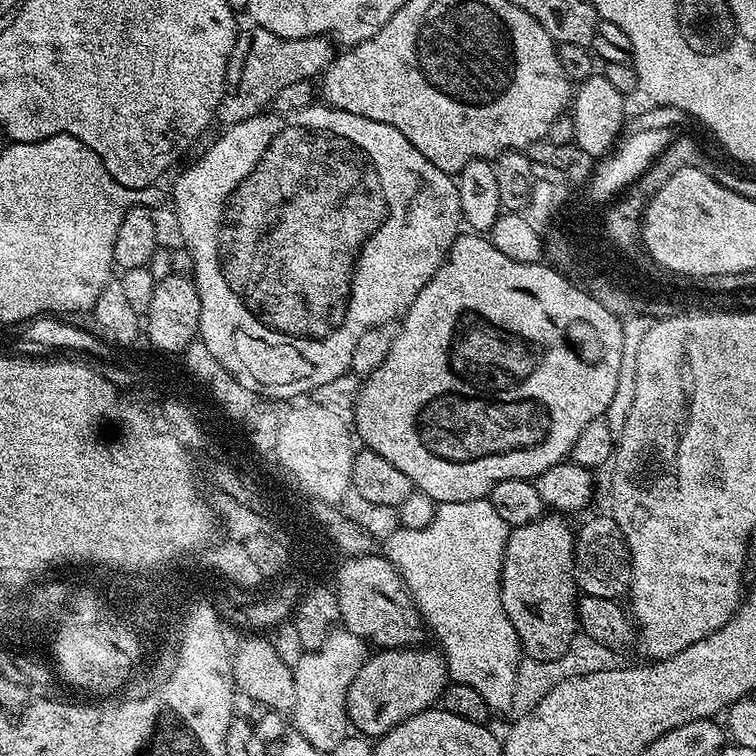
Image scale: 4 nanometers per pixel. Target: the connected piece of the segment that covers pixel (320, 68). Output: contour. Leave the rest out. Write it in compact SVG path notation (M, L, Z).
M248 26L245 32L243 29L236 37L232 57L228 59L224 99L218 113L219 123L231 126L263 113L264 104L271 105L275 95L290 83L312 80L327 72L334 59L331 47L333 45L327 36L287 40L270 34L270 30L265 28Z

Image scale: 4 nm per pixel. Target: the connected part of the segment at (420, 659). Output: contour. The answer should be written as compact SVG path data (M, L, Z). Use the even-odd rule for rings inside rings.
M420 647L385 648L373 651L365 660L362 670L358 670L348 691L348 723L359 735L379 738L406 718L424 712L439 701L440 695L450 683L448 664L439 651L431 652L428 648Z

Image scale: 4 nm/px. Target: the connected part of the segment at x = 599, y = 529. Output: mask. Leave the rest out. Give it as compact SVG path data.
M611 515L592 516L584 525L580 532L575 533L576 557L574 558L574 578L577 589L585 596L594 598L606 598L607 600L619 601L620 596L627 597L632 586L632 559L628 557L628 543L624 541L622 530L618 522L612 520Z

